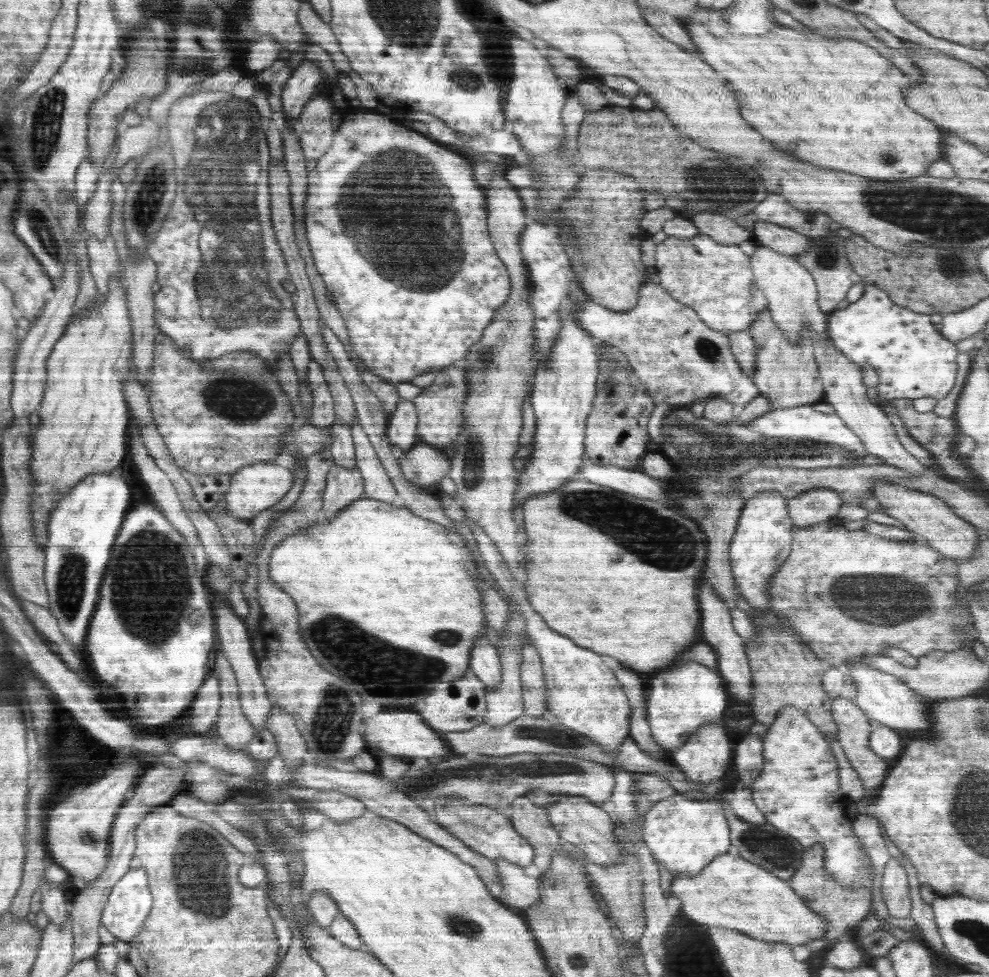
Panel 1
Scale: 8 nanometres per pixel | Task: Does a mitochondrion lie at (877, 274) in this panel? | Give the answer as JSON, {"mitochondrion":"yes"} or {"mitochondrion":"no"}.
{"mitochondrion":"no"}

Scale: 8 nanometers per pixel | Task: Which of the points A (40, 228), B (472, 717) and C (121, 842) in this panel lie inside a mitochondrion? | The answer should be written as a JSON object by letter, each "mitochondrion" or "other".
{"A":"mitochondrion","B":"other","C":"other"}

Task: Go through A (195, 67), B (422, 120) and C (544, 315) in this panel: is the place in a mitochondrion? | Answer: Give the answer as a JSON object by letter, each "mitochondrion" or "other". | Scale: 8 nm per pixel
{"A":"mitochondrion","B":"other","C":"other"}

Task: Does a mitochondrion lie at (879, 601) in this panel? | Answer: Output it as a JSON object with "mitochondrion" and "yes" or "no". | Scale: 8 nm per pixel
{"mitochondrion":"yes"}

